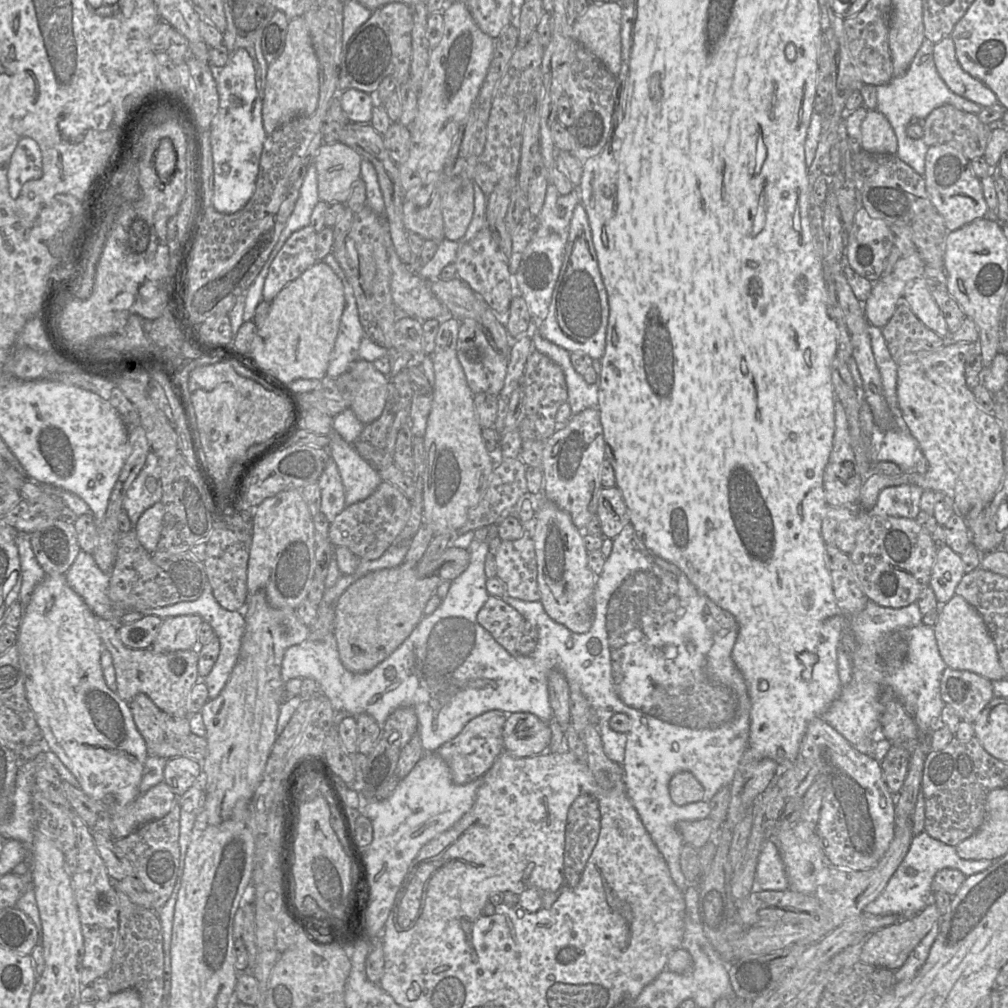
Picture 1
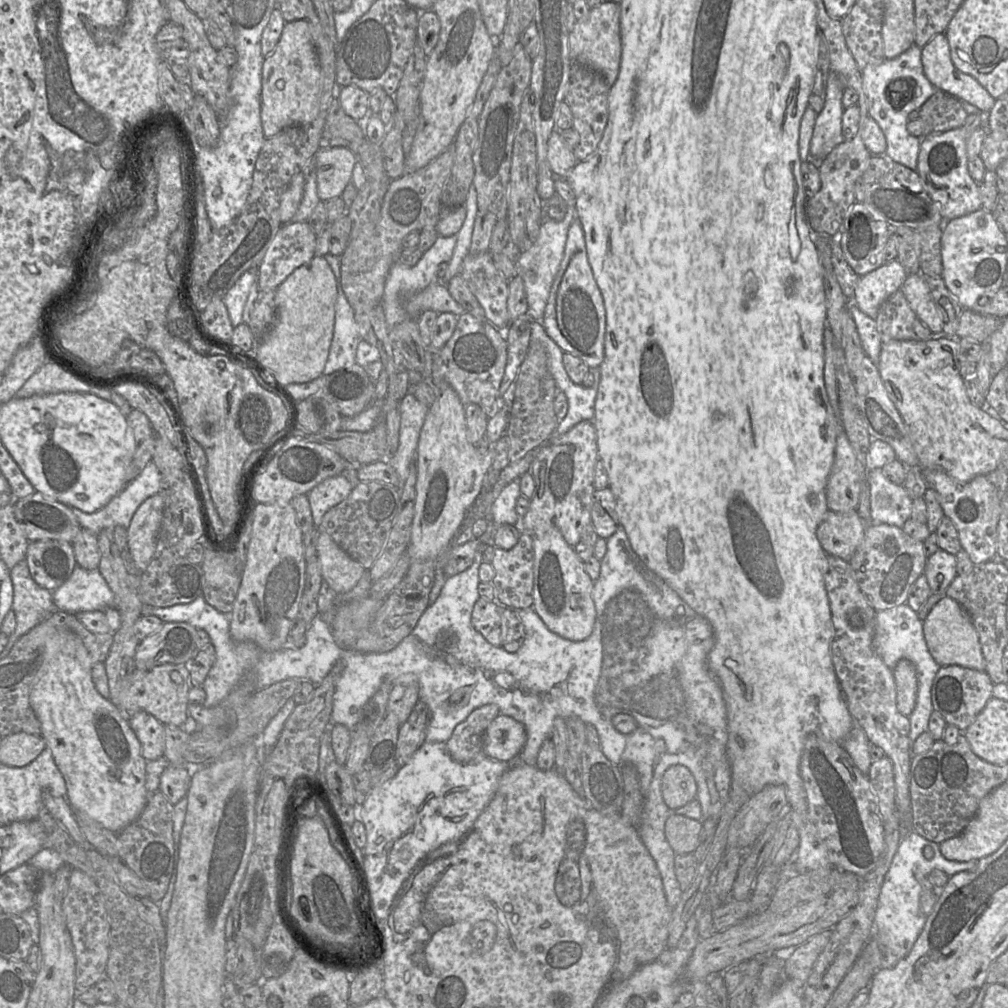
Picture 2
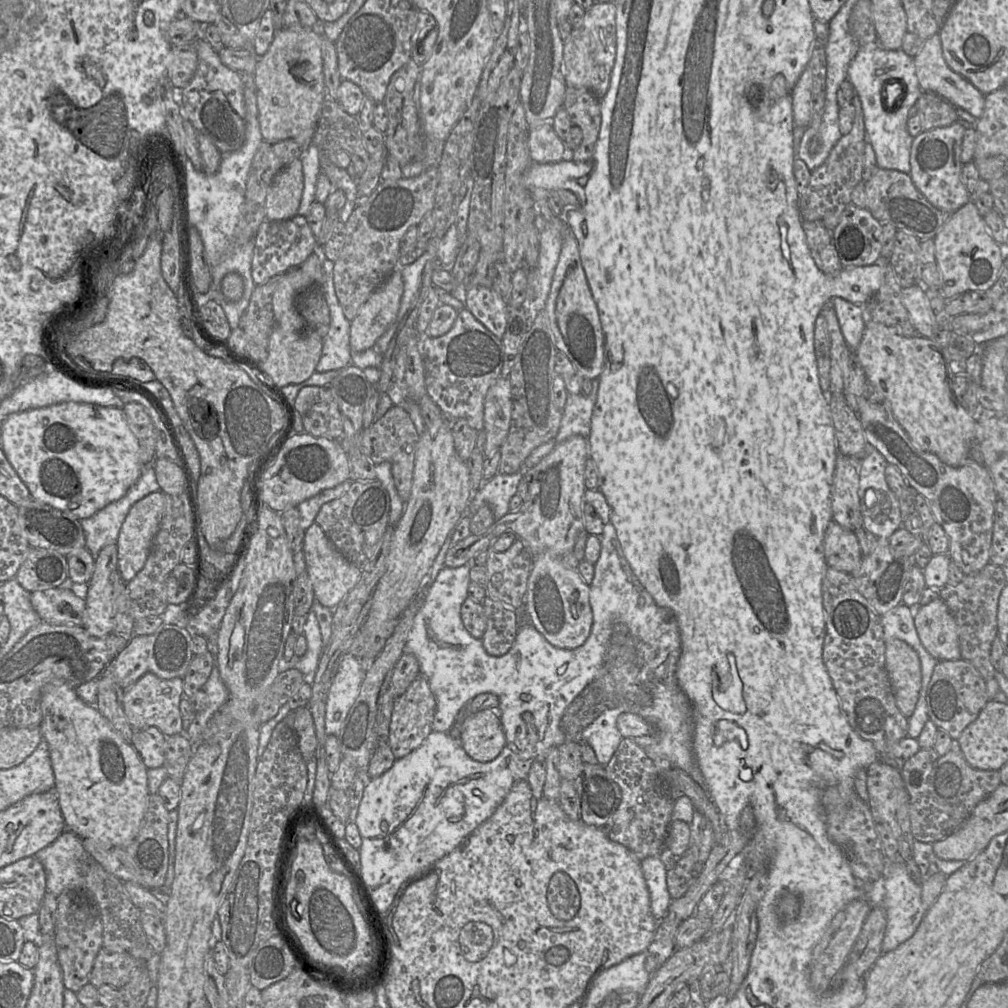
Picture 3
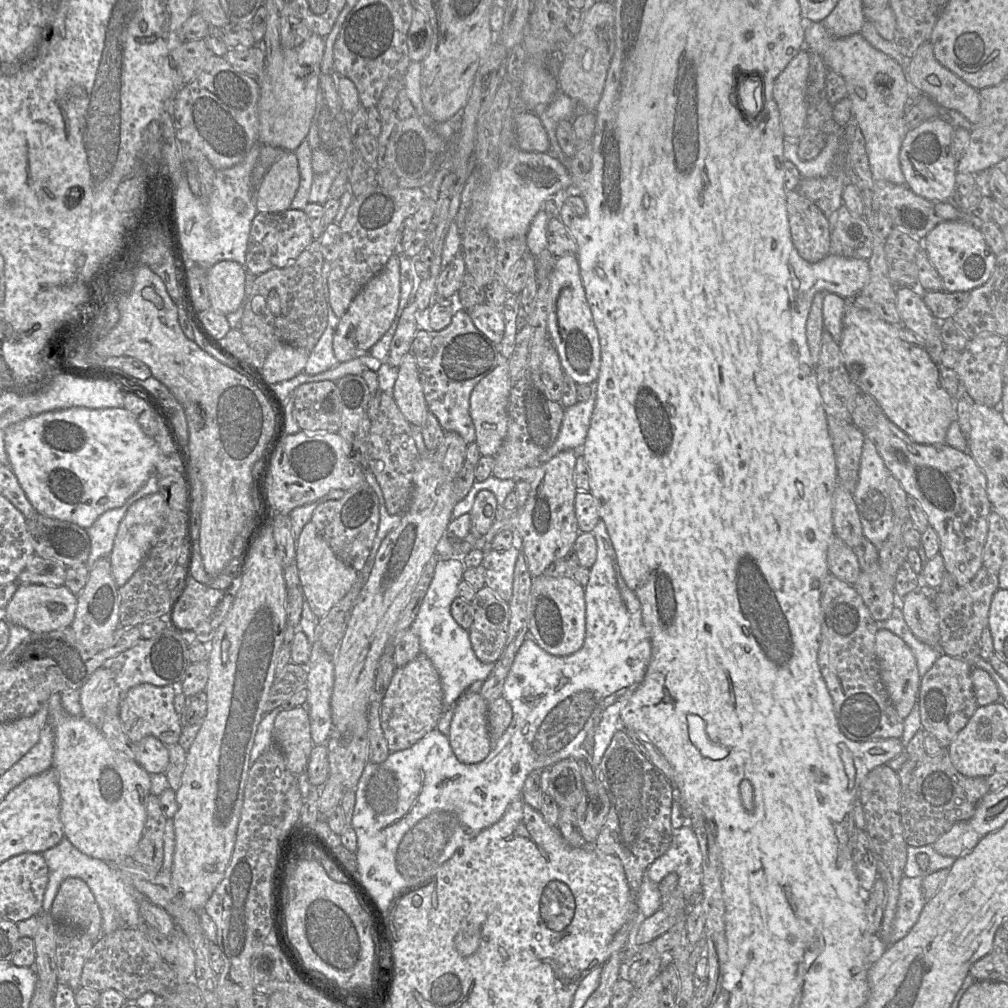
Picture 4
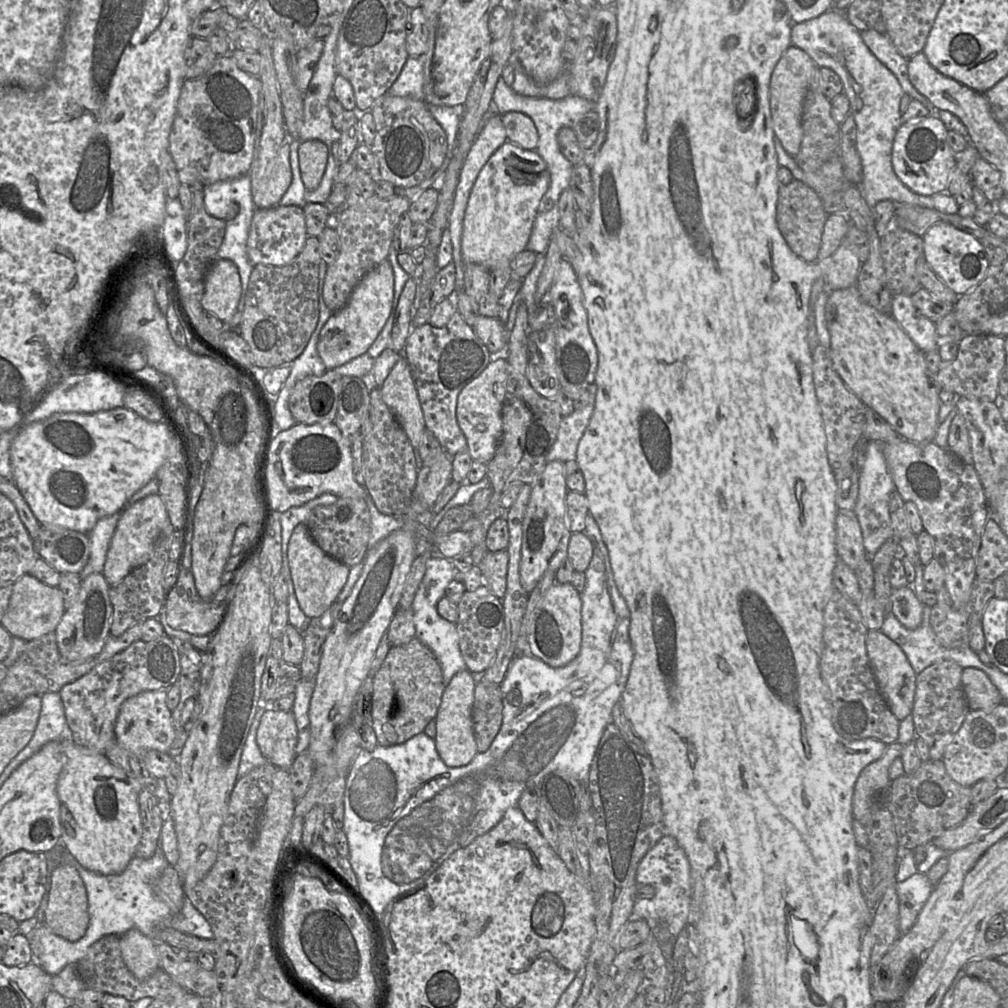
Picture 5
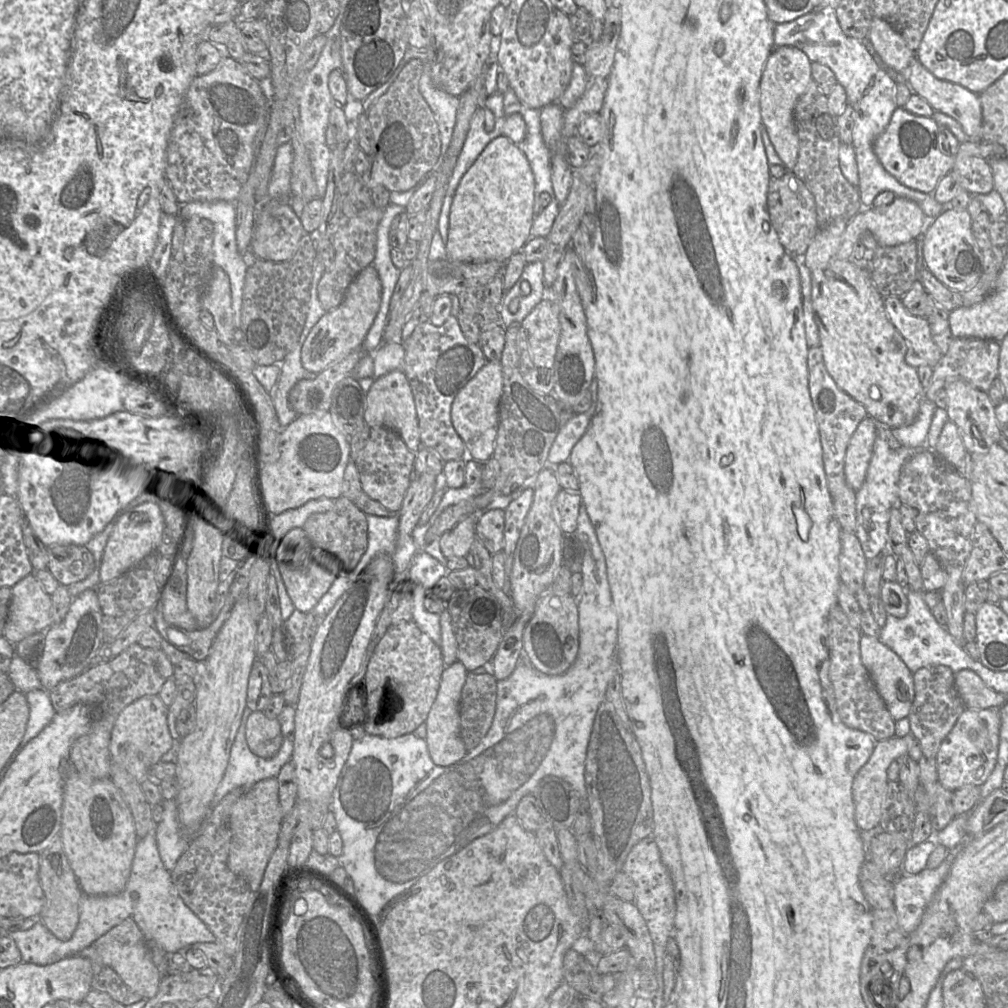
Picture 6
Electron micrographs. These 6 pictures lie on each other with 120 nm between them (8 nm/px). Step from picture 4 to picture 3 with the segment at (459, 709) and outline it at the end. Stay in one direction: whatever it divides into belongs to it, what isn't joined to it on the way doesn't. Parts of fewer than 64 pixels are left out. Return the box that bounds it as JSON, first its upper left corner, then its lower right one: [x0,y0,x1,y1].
[458,709,506,762]

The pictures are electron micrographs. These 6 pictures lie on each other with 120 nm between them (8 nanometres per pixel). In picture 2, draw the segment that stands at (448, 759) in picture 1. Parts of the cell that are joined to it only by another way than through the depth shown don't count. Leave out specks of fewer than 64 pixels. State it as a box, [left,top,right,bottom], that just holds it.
[446,704,500,764]

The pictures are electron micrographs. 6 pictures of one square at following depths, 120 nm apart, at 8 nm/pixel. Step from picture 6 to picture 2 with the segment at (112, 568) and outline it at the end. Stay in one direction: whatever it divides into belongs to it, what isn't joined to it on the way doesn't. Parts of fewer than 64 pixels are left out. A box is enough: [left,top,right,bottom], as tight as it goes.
[127,494,163,572]

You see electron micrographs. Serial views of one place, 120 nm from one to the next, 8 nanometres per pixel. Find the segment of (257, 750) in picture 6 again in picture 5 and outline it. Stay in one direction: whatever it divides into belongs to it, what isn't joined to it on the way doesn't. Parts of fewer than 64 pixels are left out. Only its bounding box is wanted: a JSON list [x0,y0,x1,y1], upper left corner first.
[256,709,298,770]

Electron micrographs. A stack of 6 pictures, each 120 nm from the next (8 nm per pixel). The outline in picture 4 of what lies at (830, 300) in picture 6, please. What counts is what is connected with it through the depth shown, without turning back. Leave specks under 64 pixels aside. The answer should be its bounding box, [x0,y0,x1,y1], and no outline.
[839,302,957,444]

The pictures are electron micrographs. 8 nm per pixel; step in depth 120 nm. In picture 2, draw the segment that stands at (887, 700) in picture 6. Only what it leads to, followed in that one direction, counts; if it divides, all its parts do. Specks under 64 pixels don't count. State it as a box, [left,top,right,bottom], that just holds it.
[892,659,918,717]

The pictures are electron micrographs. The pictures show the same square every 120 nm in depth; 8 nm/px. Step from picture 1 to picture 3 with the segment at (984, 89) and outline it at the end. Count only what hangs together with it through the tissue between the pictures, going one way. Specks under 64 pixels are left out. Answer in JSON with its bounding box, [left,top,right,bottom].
[913,33,985,119]

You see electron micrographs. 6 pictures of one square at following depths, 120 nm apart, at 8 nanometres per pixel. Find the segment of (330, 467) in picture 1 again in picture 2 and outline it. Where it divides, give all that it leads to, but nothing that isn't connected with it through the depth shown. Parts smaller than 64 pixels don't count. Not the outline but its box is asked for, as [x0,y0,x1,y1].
[307,474,352,527]

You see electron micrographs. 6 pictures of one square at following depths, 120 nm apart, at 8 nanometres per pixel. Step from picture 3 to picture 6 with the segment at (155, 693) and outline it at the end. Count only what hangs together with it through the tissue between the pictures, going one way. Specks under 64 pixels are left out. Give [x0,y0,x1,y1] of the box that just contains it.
[109,695,173,784]

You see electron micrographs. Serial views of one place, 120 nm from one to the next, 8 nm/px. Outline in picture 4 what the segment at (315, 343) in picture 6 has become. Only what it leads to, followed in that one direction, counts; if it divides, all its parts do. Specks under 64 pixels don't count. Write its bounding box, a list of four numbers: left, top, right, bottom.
[333,254,400,362]

